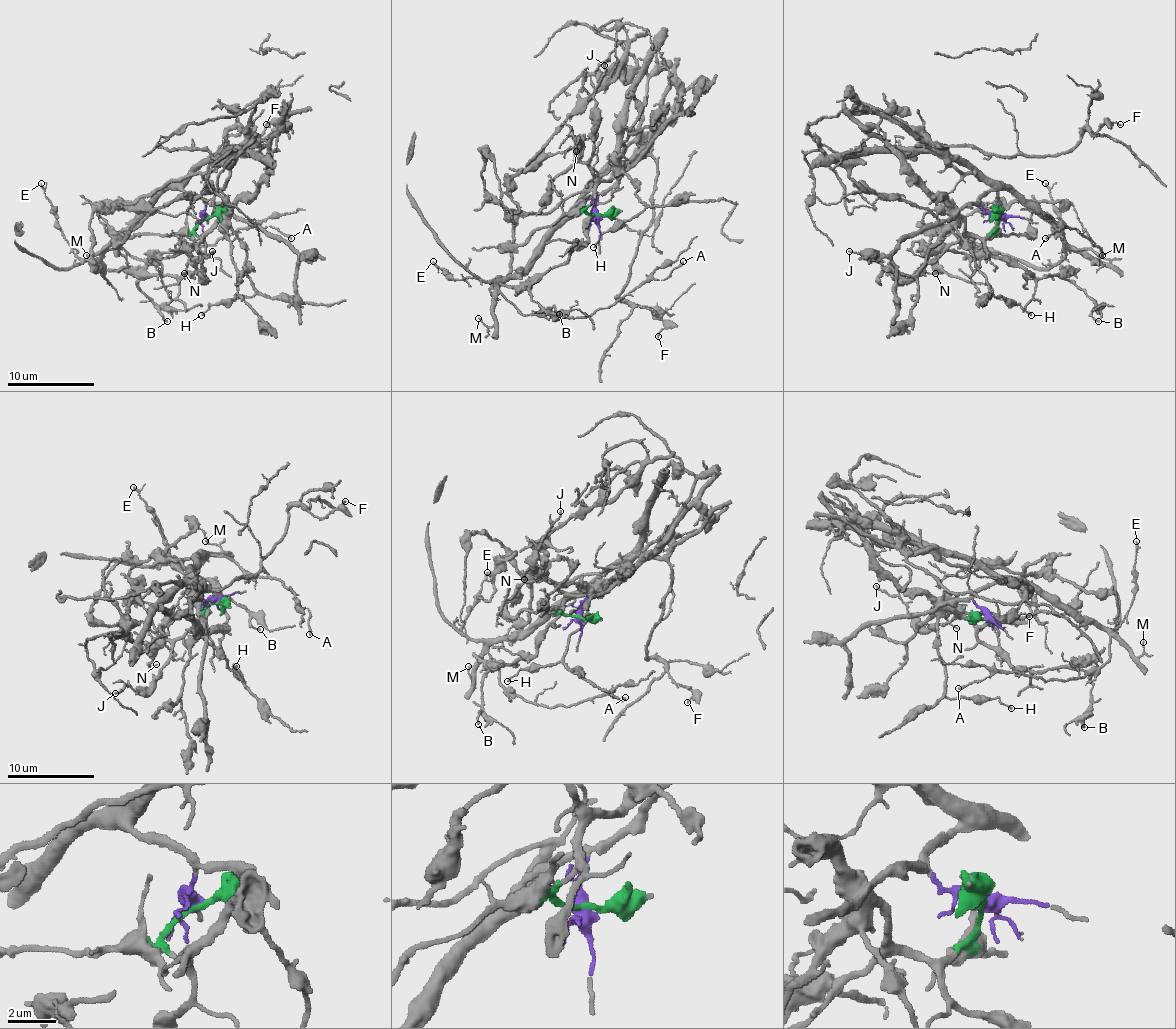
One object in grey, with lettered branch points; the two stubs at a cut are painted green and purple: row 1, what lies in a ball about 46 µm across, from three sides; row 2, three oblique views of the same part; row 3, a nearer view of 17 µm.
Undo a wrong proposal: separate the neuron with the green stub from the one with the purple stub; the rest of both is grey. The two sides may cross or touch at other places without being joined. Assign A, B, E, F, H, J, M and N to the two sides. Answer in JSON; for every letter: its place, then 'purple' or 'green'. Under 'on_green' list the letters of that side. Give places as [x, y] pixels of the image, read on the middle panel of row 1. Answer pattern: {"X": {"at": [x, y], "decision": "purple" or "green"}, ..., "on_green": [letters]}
{"A": {"at": [683, 261], "decision": "purple"}, "B": {"at": [559, 314], "decision": "green"}, "E": {"at": [433, 261], "decision": "purple"}, "F": {"at": [658, 336], "decision": "purple"}, "H": {"at": [593, 247], "decision": "green"}, "J": {"at": [604, 65], "decision": "green"}, "M": {"at": [478, 318], "decision": "purple"}, "N": {"at": [576, 151], "decision": "green"}, "on_green": ["B", "H", "J", "N"]}

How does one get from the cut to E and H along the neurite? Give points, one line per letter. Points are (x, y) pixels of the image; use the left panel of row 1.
E: (206, 217), (202, 200), (167, 189), (100, 250), (80, 259), (41, 183)
H: (206, 217), (200, 237), (222, 220), (246, 250), (254, 294), (219, 300), (202, 315)

